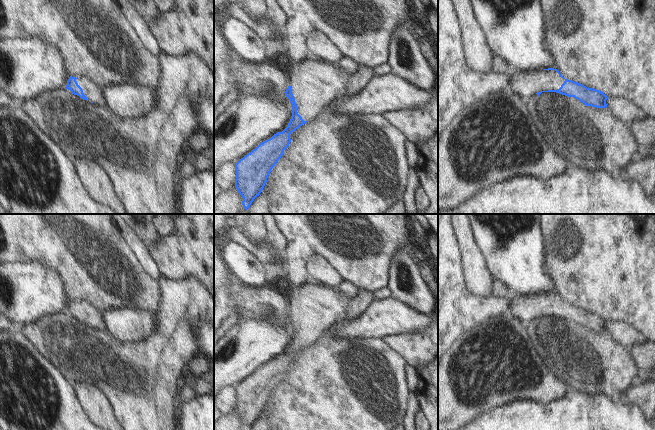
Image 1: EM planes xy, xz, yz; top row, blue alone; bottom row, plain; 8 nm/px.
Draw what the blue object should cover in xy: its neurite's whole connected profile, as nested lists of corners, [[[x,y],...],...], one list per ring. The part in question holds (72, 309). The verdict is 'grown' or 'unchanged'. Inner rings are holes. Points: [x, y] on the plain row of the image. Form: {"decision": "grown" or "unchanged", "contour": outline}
{"decision": "grown", "contour": [[[70,300],[67,305],[66,313],[83,324],[87,324],[102,331],[108,331],[104,313],[91,302],[75,302]]]}

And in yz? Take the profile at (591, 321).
{"decision": "grown", "contour": [[[548,292],[533,296],[512,296],[510,311],[525,325],[533,318],[556,316],[574,321],[586,330],[605,332],[607,320],[596,313],[565,303],[557,293]]]}

